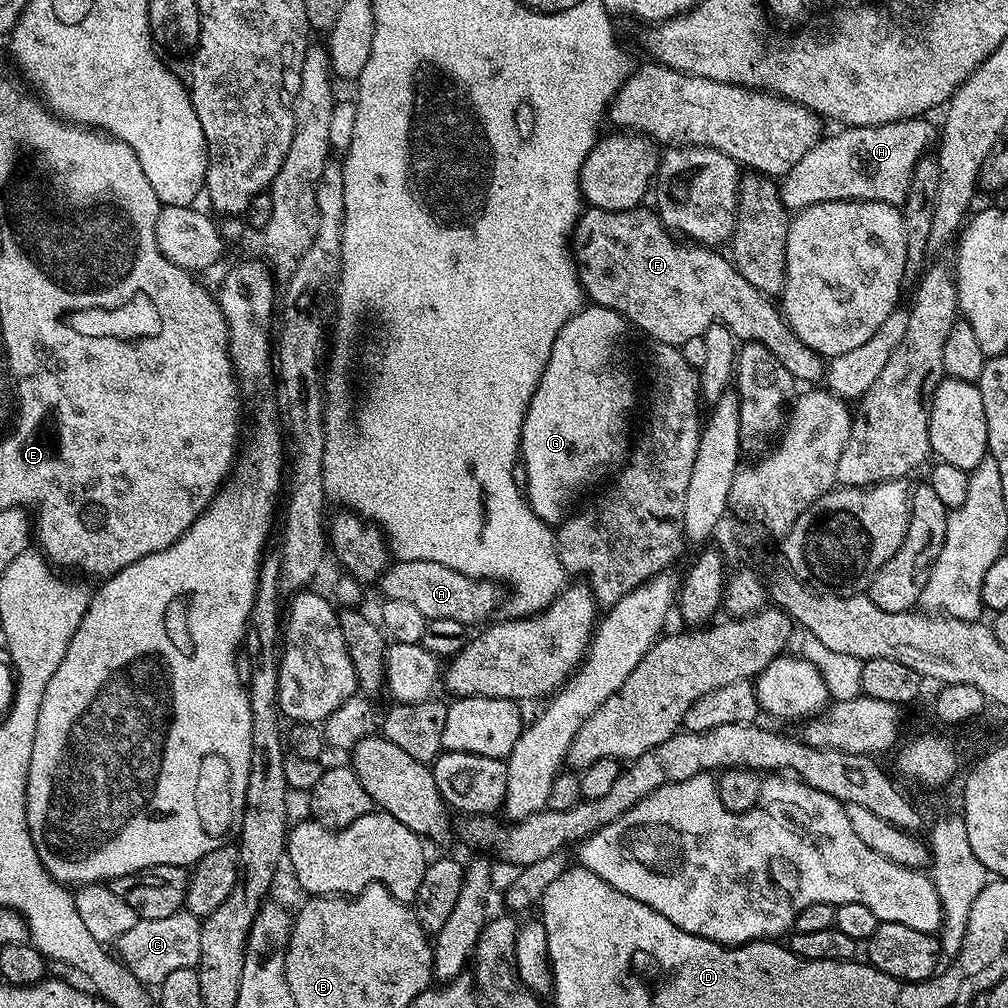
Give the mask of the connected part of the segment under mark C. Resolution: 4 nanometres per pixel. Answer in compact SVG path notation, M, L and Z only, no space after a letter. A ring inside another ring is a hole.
M181 910L170 914L170 918L154 918L153 920L137 919L136 924L122 938L114 941L114 952L120 963L127 964L130 974L138 978L145 986L158 986L166 982L166 977L173 970L186 970L196 968L201 955L201 917L190 914L186 910Z

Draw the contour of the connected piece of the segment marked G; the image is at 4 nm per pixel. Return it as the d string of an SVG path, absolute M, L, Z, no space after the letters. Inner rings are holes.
M584 306L564 323L562 330L558 330L558 338L554 338L546 370L526 410L519 451L526 470L526 499L546 525L559 525L569 515L571 504L599 480L607 481L629 455L630 433L623 425L637 407L638 384L632 381L632 372L624 361L623 344L628 340L628 332L630 325L619 312Z

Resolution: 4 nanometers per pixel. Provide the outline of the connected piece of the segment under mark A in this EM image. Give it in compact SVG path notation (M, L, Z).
M396 560L389 563L379 578L378 589L384 600L406 602L424 615L426 619L454 618L458 622L475 626L491 621L500 604L500 592L495 583L473 580L472 577L460 575L438 562L421 560Z

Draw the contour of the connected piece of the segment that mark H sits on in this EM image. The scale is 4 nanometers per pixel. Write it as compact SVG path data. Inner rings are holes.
M928 118L915 120L899 120L889 124L875 124L865 128L847 126L836 130L833 136L820 138L812 149L794 165L779 181L780 201L789 210L809 208L818 202L842 202L843 200L869 200L883 204L903 205L908 199L910 182L916 165L925 159L928 147L938 140L938 128Z

